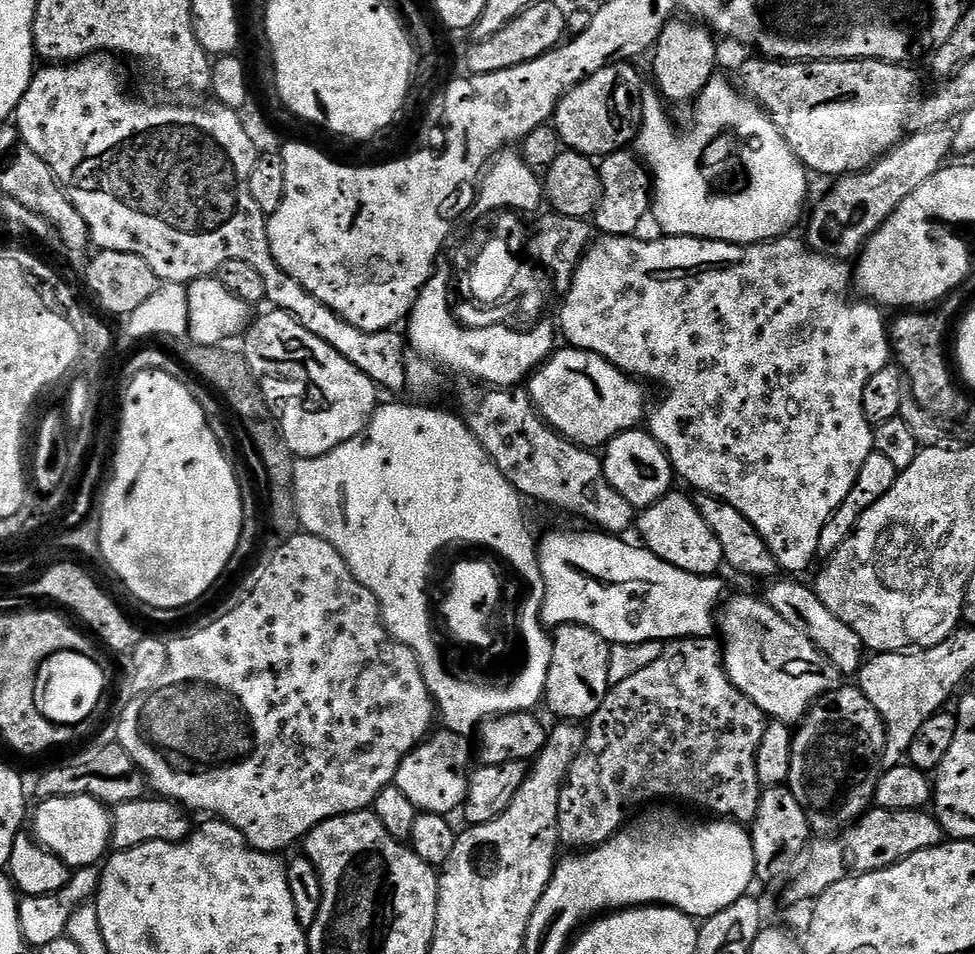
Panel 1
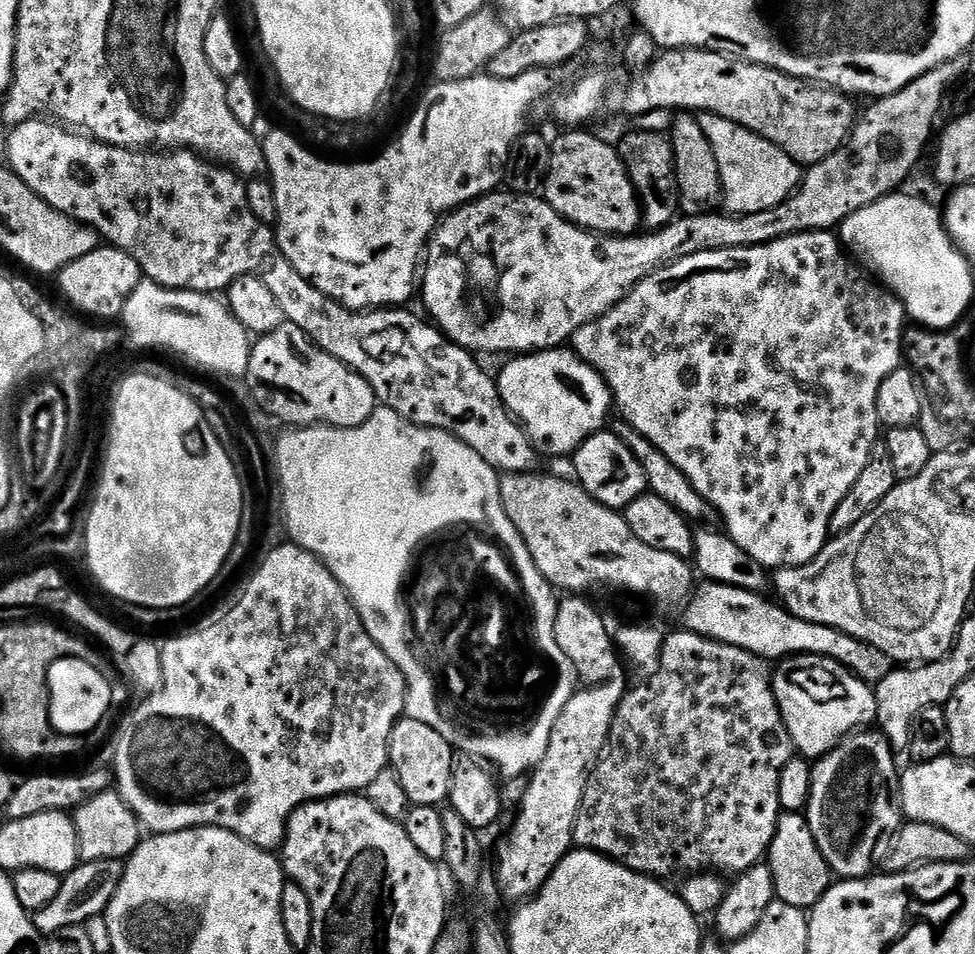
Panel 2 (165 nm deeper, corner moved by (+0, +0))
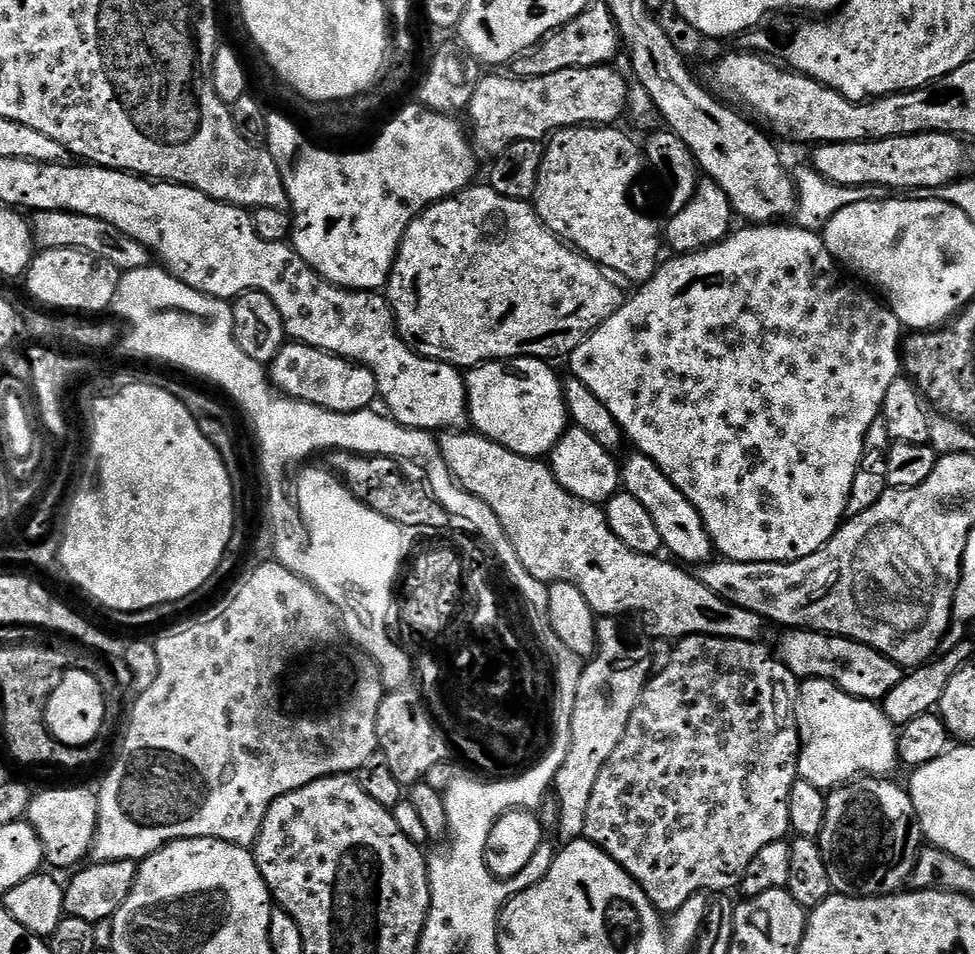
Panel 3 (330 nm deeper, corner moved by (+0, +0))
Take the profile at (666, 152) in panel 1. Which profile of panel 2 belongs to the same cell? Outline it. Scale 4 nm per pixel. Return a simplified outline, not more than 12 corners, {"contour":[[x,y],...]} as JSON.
{"contour":[[721,116],[702,123],[722,204],[758,214],[799,188],[801,165]]}

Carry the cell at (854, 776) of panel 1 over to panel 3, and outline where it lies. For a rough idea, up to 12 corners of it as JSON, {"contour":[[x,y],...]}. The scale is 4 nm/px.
{"contour":[[864,776],[827,793],[833,893],[905,891],[922,847],[911,796]]}

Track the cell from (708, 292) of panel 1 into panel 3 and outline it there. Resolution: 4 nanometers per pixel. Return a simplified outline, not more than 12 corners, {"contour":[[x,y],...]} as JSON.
{"contour":[[819,231],[673,255],[571,375],[743,564],[822,550],[902,325]]}

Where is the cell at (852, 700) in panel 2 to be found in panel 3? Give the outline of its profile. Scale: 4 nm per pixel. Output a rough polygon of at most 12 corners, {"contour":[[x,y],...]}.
{"contour":[[834,682],[801,683],[799,779],[898,768],[897,725]]}

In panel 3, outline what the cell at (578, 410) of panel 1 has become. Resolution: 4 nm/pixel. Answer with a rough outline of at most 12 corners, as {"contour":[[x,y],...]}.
{"contour":[[551,363],[467,369],[471,427],[547,457],[570,424]]}

